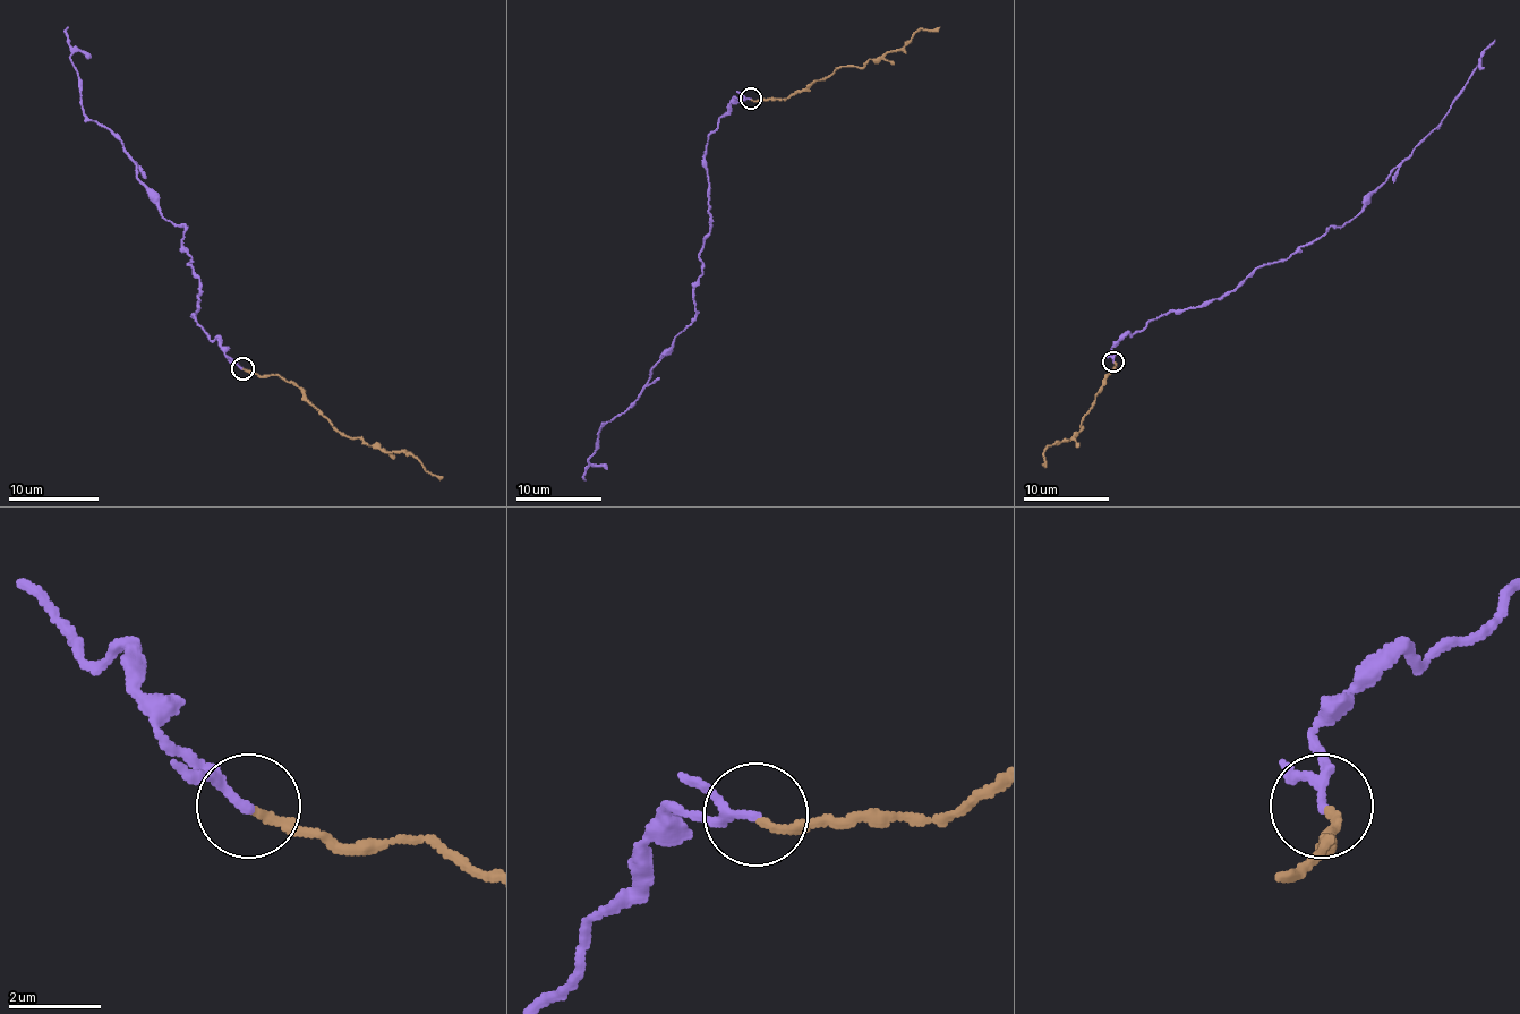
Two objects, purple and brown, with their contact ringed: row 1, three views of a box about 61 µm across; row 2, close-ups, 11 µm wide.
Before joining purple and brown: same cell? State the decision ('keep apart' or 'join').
join

